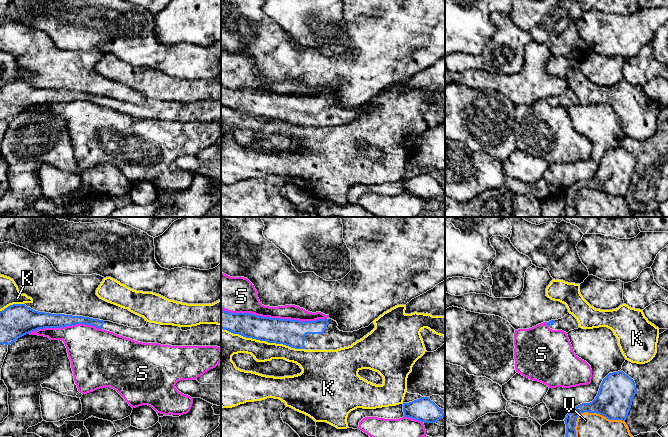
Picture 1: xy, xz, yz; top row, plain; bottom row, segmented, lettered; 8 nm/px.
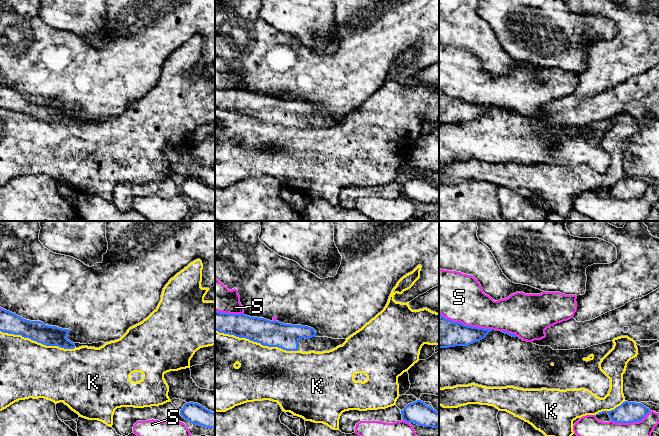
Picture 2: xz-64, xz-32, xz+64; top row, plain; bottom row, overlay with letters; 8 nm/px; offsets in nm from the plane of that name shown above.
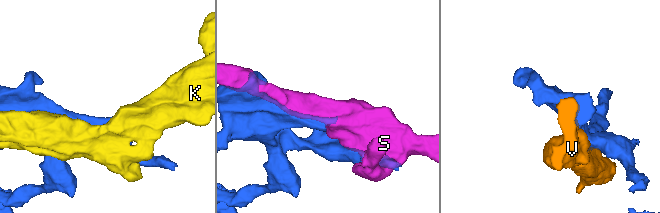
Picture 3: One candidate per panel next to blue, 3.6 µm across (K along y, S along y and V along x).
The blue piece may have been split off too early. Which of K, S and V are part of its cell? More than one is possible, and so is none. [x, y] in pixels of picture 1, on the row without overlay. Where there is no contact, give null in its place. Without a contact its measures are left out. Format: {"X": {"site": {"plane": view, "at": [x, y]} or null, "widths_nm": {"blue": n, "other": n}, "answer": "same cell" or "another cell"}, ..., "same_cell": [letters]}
{"K": {"site": {"plane": "xz", "at": [263, 116]}, "widths_nm": {"blue": 220, "other": 170}, "answer": "another cell"}, "S": {"site": {"plane": "xz", "at": [274, 94]}, "widths_nm": {"blue": 220, "other": 180}, "answer": "another cell"}, "V": {"site": {"plane": "yz", "at": [589, 188]}, "widths_nm": {"blue": 280, "other": 380}, "answer": "another cell"}, "same_cell": []}

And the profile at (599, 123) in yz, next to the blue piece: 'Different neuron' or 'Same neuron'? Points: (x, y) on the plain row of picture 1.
Different neuron

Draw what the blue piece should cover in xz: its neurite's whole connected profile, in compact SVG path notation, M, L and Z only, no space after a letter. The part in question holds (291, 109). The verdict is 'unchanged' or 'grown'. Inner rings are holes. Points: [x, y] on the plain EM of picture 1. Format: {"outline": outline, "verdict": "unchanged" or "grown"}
{"outline": "M221 85L221 105L246 114L283 120L295 125L337 126L351 122L375 104L373 98L368 103L353 108L340 107L337 102L337 98L330 94L303 98L299 96L262 93L251 89L230 89Z", "verdict": "grown"}

